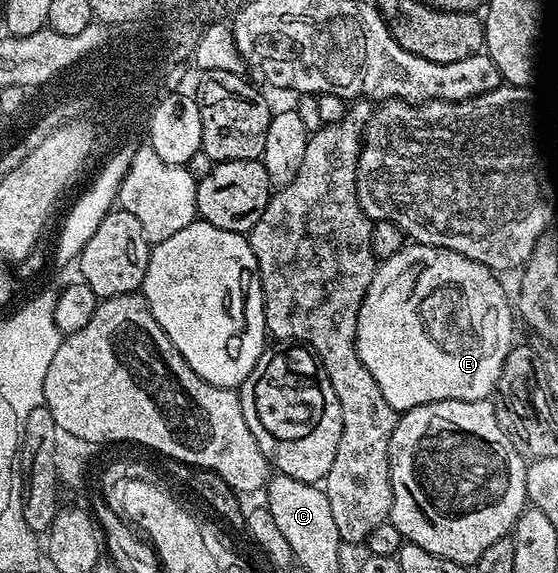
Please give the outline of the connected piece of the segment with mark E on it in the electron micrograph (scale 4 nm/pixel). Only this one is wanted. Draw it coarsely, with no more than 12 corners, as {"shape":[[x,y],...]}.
{"shape":[[407,242],[354,344],[396,412],[489,400],[516,326],[489,267]]}

